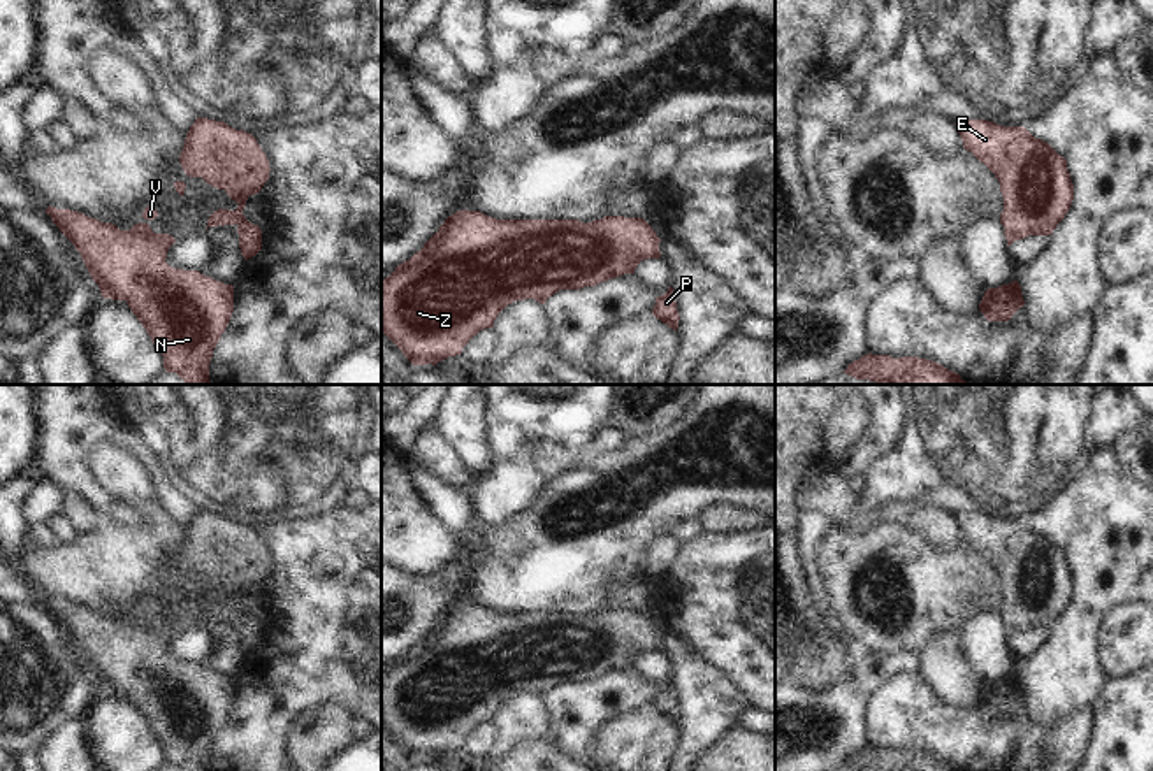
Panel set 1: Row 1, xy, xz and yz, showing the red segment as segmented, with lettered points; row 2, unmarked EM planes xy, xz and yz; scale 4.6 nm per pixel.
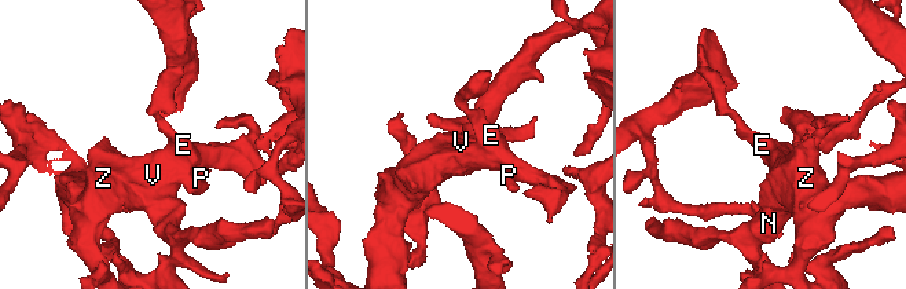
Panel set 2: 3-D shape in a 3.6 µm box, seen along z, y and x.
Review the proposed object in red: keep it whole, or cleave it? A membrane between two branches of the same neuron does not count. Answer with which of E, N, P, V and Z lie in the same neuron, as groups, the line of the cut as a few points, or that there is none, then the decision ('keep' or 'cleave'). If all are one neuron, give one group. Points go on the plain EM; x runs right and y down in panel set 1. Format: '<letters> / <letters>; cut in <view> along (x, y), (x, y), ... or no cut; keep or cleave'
E N P V Z; no cut; keep

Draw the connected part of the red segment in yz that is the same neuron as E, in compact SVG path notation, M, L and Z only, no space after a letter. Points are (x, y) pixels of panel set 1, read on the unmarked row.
M986 513L954 518L963 541L1000 576L1000 616L1007 639L1028 629L1051 629L1074 594L1067 553L1025 520L1002 520Z

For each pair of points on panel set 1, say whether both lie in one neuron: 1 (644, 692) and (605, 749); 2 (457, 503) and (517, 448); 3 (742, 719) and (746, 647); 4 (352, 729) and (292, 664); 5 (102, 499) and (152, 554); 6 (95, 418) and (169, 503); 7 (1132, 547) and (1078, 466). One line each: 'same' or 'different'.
1: different
2: different
3: different
4: different
5: different
6: same
7: different

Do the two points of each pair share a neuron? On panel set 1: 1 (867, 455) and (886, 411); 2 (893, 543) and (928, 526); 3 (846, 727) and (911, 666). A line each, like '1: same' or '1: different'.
1: same
2: different
3: same

